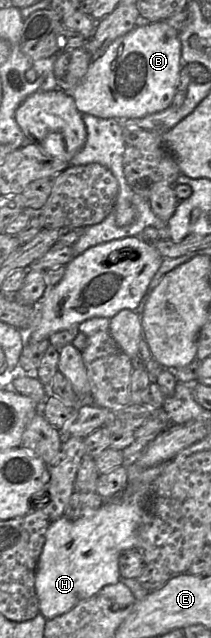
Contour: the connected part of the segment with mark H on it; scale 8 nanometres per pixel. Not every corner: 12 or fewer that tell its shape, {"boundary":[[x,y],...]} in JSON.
{"boundary":[[149,490],[50,524],[35,577],[46,619],[119,582]]}

